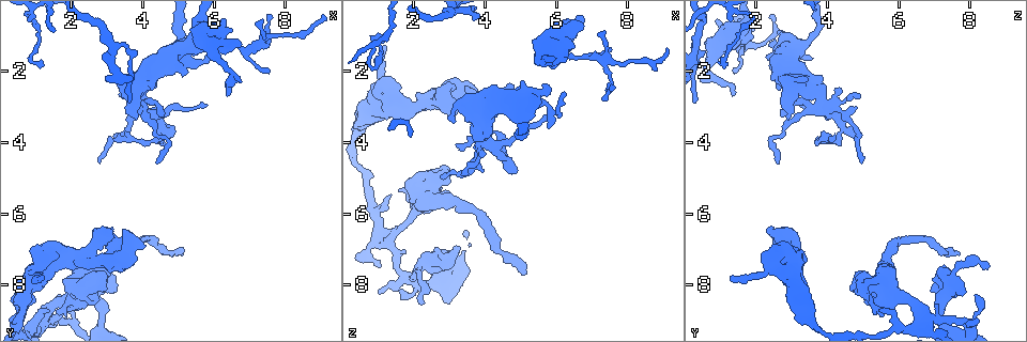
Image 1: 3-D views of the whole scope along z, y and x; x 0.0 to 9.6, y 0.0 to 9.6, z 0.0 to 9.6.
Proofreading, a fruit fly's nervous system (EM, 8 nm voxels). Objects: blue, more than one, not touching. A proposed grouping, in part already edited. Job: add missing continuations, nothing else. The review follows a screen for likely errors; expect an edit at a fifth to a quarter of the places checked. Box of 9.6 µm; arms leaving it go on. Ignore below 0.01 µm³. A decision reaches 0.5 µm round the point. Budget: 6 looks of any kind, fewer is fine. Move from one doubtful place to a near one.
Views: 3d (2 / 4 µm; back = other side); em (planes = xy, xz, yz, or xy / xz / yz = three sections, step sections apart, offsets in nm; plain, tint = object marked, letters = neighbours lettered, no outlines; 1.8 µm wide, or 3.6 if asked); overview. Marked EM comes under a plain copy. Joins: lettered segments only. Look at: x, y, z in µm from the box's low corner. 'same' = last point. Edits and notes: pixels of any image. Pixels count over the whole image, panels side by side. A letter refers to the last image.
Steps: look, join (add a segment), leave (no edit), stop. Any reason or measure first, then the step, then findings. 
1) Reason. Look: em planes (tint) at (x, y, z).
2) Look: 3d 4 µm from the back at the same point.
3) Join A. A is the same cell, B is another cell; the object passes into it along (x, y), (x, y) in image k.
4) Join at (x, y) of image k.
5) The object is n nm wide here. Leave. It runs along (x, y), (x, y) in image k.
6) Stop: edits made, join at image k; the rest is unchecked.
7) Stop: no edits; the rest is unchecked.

Sudden change in width. Look: 3d 4 µm at (1.05, 7.55, 2.65).

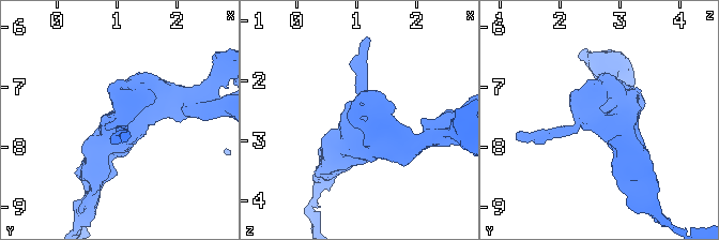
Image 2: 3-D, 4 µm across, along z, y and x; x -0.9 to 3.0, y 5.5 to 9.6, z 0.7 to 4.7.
Look: em 3.6 µm xy step 8 (tint) at (1.00, 7.60, 2.70).

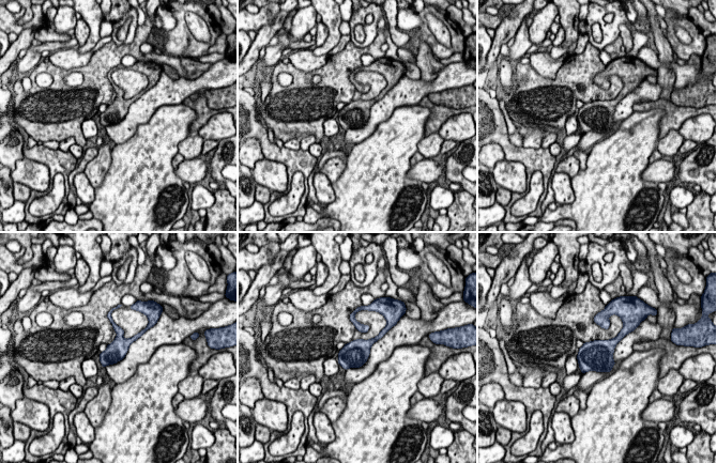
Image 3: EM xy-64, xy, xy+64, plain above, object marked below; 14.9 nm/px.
See the neighbours. Look: em 3.6 µm xy step 8 (letters) at the same point.

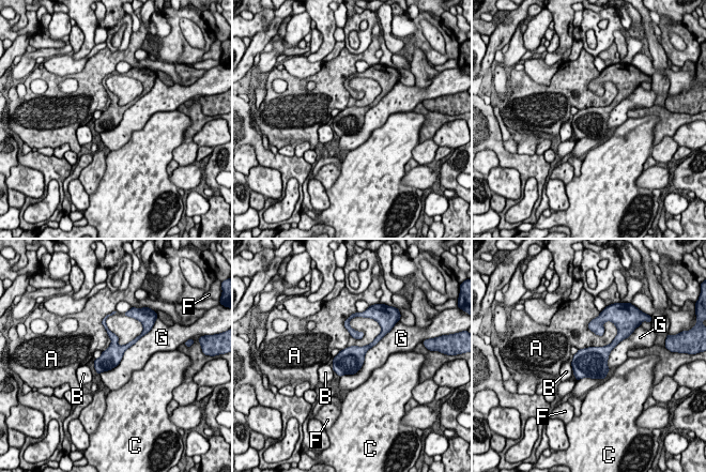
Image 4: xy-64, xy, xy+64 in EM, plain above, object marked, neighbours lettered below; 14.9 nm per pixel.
The longest contact is with G, 900 nm. Leave. A, B, C, F and G are other cells; no lettered segment goes on from it.

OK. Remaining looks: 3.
Free end. Look: 3d 2 µm at (4.90, 3.70, 4.80).

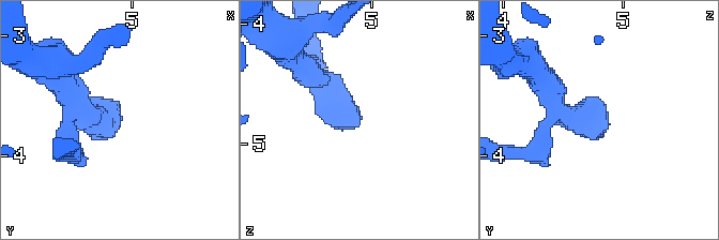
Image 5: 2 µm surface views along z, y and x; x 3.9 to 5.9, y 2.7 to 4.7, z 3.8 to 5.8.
Look: em xz step 8 (letters) at (4.90, 3.72, 4.84).

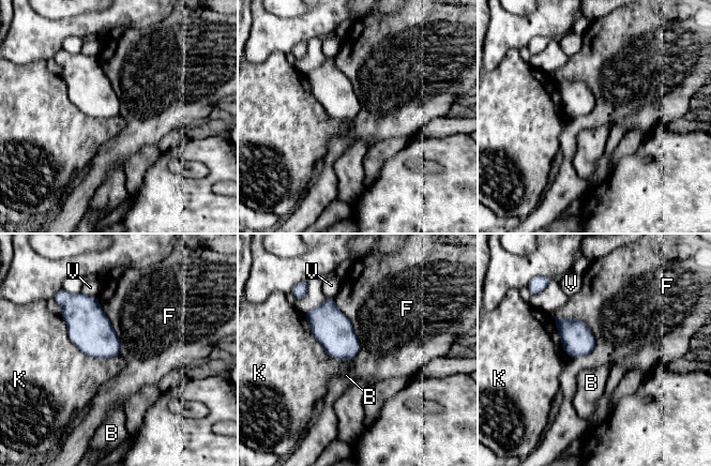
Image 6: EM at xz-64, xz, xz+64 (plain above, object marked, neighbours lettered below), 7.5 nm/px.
Another direction. Look: em planes (letters) at the same point.

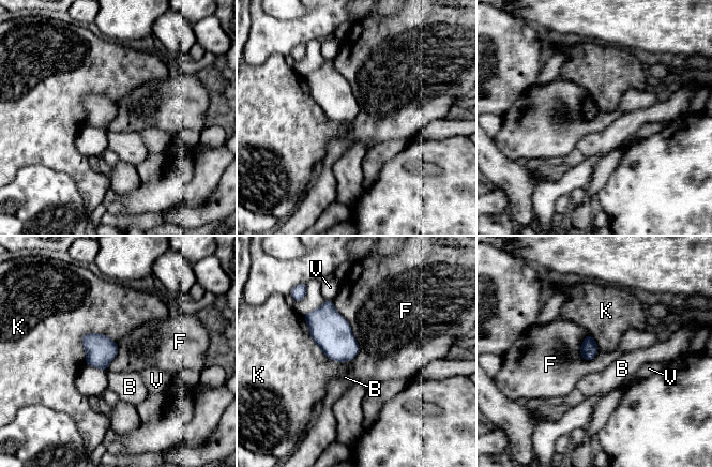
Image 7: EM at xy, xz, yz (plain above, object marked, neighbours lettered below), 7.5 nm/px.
Leave. B, F, K and V are other cells; none of them fits.

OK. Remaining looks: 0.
Stop: no edits; the rest is unchecked.

